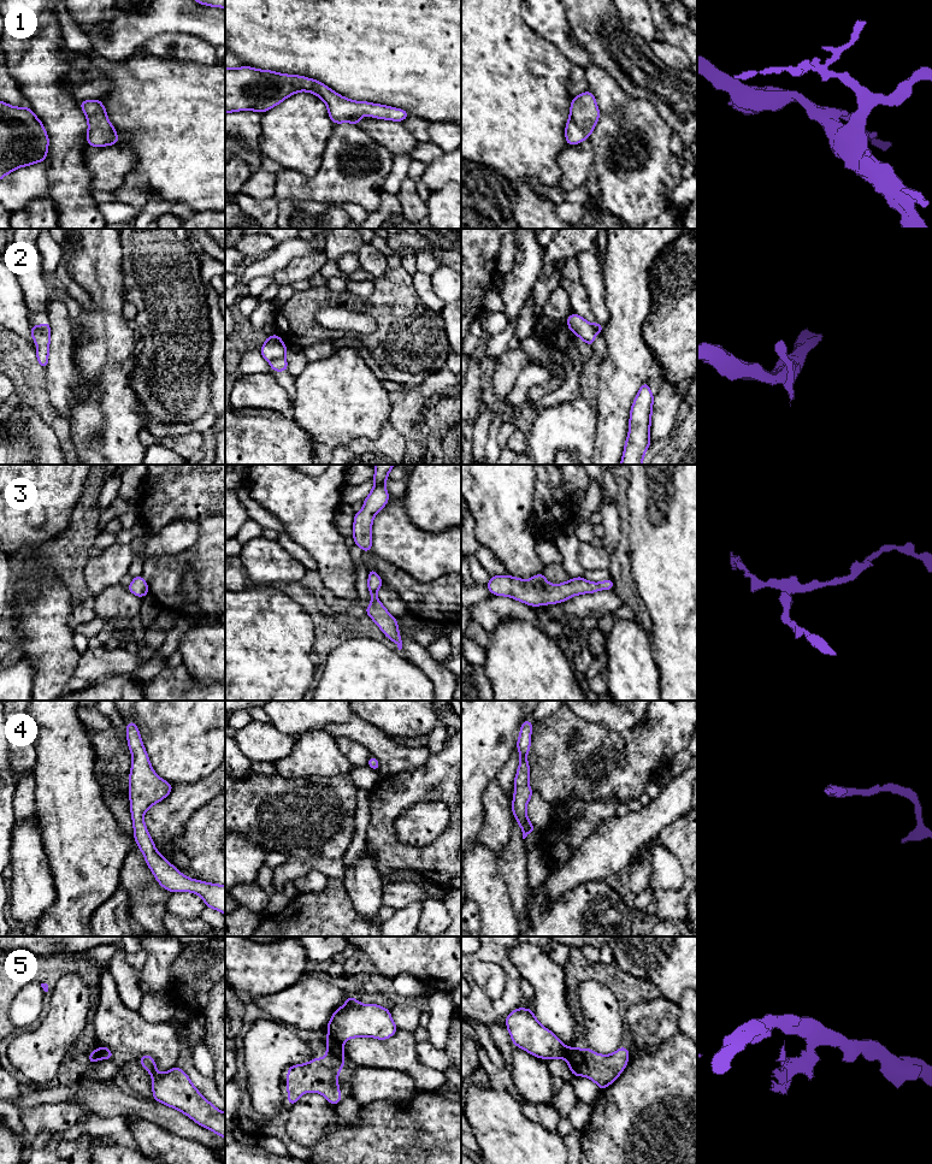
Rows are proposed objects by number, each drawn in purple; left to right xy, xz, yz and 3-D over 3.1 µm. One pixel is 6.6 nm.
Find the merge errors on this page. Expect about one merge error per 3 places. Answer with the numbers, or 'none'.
2, 5

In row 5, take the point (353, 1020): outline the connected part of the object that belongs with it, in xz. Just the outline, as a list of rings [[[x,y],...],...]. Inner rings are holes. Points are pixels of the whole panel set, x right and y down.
[[[353,995],[334,1011],[326,1029],[342,1044],[360,1036],[385,1040],[399,1030],[389,1009],[377,1004],[361,1004]]]

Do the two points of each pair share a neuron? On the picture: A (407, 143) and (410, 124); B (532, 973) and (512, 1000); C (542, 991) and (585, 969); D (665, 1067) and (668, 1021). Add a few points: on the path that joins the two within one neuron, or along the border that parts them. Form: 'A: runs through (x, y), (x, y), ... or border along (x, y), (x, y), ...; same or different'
A: border along (400, 122), (419, 142); different
B: border along (508, 951), (509, 959), (521, 976); different
C: border along (562, 967), (567, 986); different
D: border along (678, 1030), (658, 1045); different

